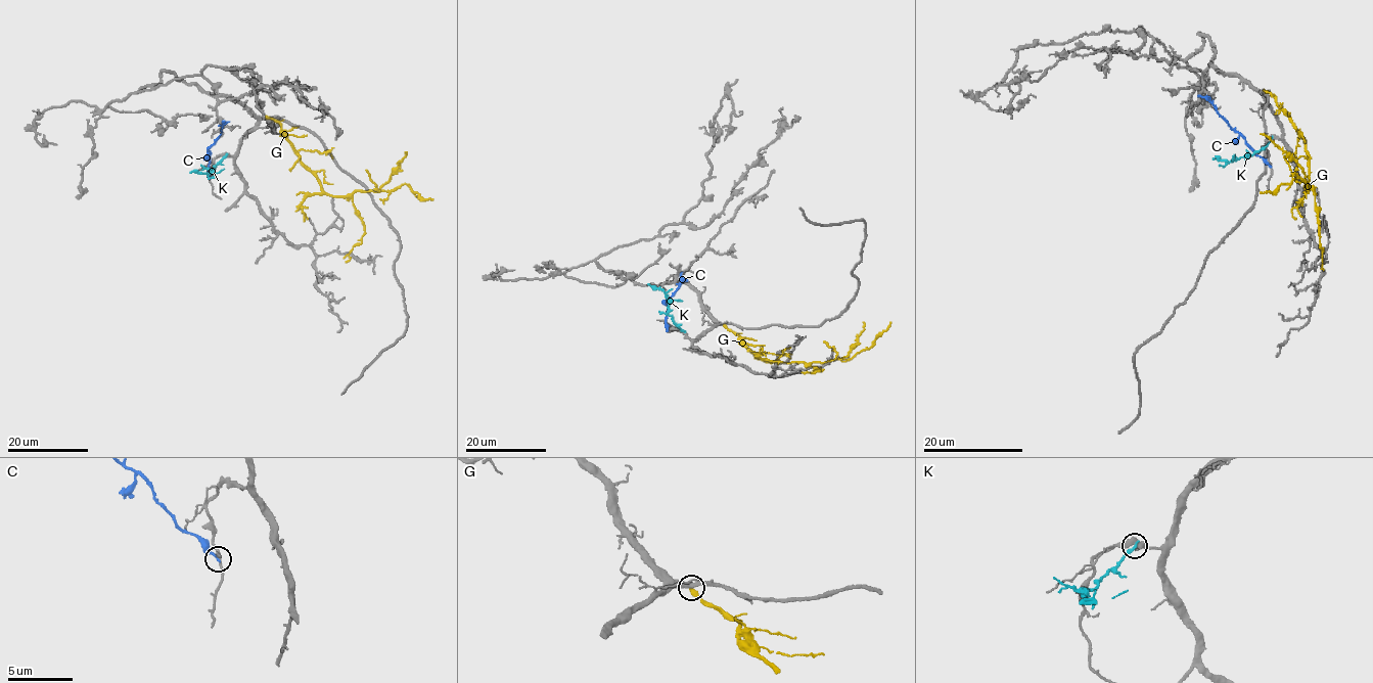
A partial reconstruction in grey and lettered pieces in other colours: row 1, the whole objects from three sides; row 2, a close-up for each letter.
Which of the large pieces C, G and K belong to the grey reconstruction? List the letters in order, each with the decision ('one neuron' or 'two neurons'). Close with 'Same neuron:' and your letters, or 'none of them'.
C: two neurons
G: two neurons
K: two neurons
Same neuron: none of them

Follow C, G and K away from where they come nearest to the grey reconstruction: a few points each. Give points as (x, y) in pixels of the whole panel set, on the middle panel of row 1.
C: (667, 330), (666, 301), (679, 286), (682, 272)
G: (724, 325), (759, 358), (826, 362), (836, 358), (851, 359), (871, 346), (890, 322)
K: (684, 331), (668, 314), (666, 293), (648, 283)

